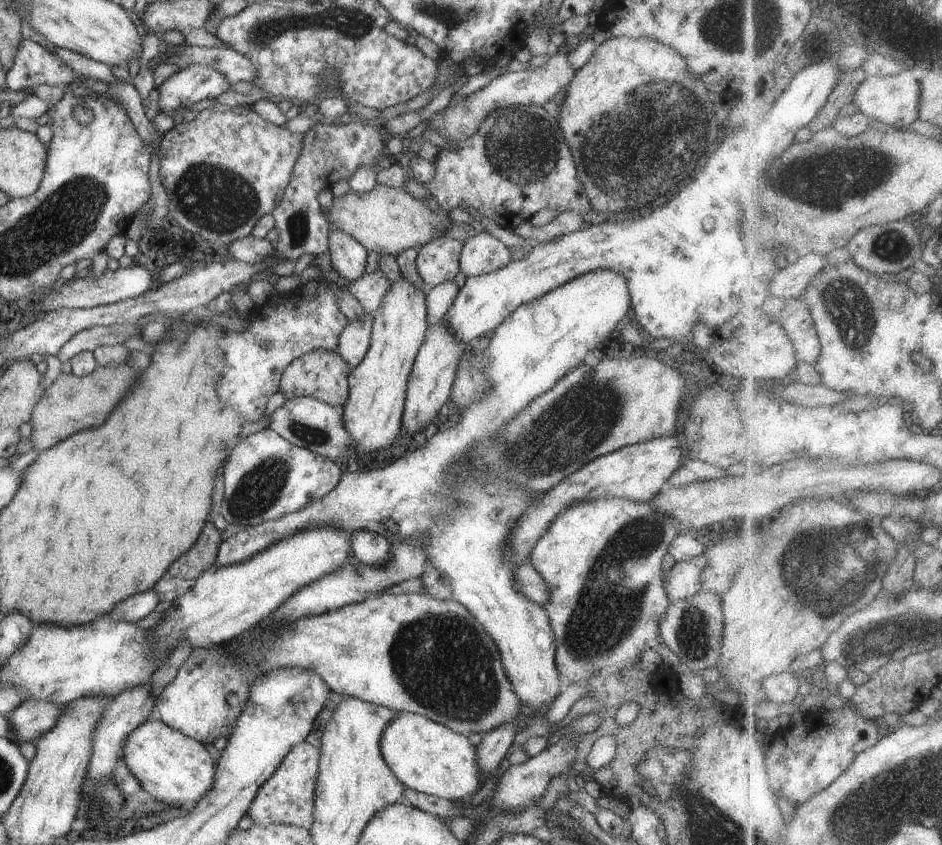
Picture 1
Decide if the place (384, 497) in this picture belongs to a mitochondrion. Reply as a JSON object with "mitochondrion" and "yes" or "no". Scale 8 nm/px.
{"mitochondrion":"no"}

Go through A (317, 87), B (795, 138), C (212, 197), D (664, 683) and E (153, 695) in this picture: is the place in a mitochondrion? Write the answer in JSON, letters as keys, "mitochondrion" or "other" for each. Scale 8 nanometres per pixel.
{"A":"other","B":"other","C":"mitochondrion","D":"other","E":"other"}

